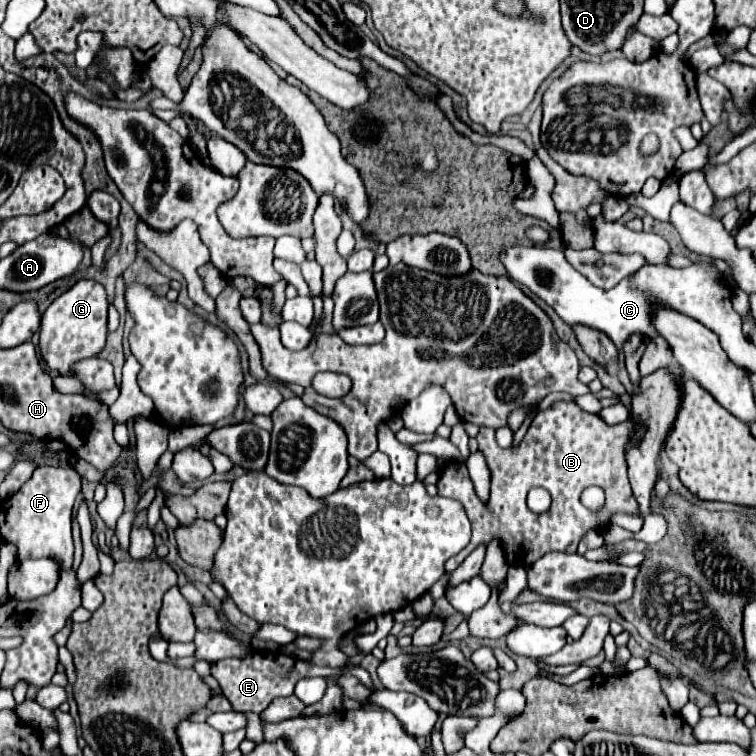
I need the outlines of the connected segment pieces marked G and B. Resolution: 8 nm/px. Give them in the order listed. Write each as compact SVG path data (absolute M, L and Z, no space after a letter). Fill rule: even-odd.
M77 280L67 292L51 302L51 306L43 312L39 338L39 352L51 370L67 376L73 362L101 352L107 338L107 306L109 300L105 290L95 280Z
M553 402L547 410L537 412L517 448L501 448L495 442L493 428L481 428L477 442L491 470L491 498L481 502L481 498L475 494L467 466L457 460L445 464L439 476L439 496L459 500L465 506L473 526L473 538L469 546L447 560L445 570L455 570L459 562L473 552L473 548L479 544L489 544L493 538L499 540L507 564L511 564L513 558L515 566L527 568L539 560L539 556L545 556L553 550L571 554L577 550L577 544L589 530L605 530L611 516L617 512L641 516L627 478L625 450L637 444L643 434L645 428L633 418L611 426L597 414L589 414L573 402ZM587 484L595 484L605 490L607 504L601 510L589 510L581 504L579 496ZM533 486L549 490L553 500L547 512L535 514L527 508L525 496Z

